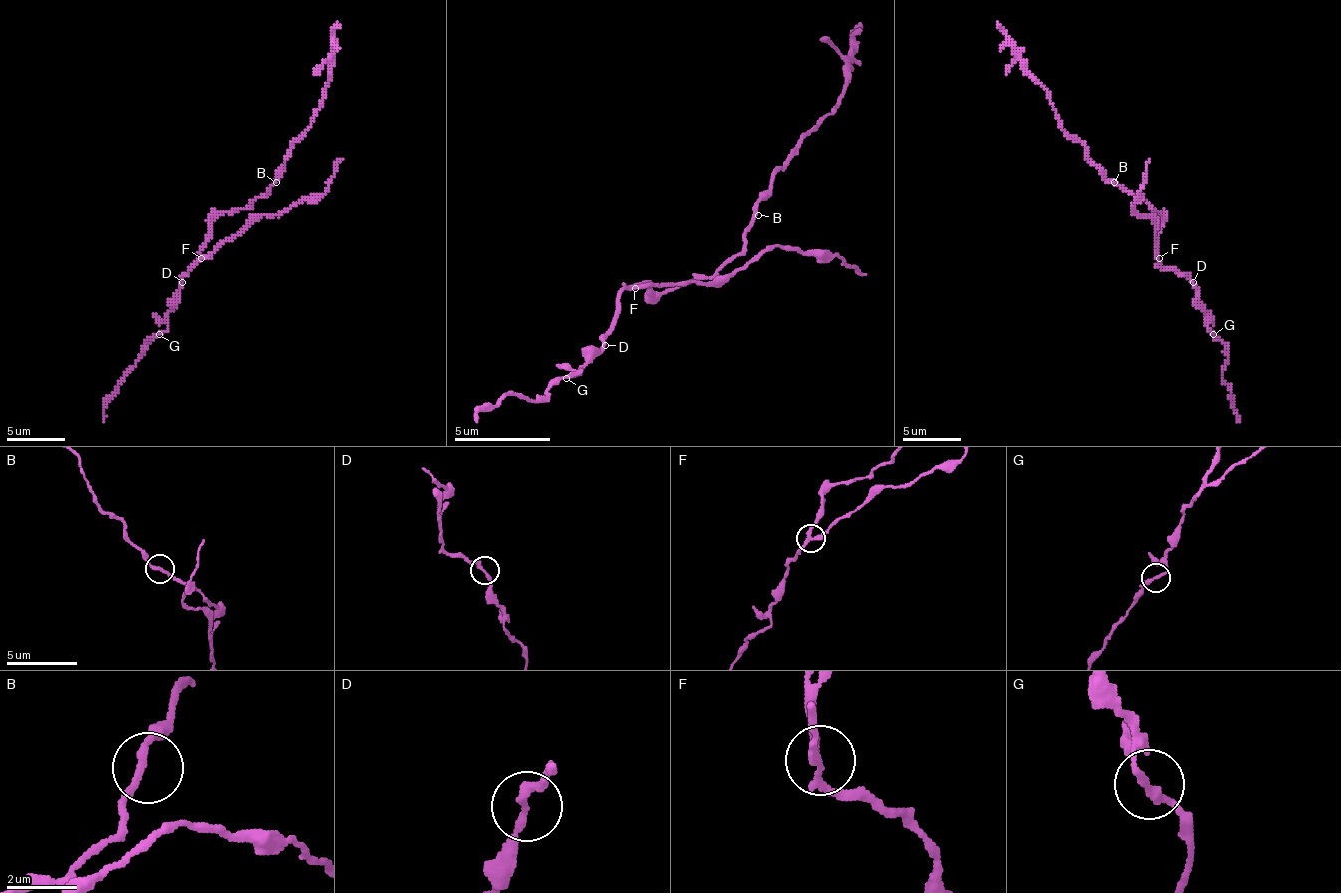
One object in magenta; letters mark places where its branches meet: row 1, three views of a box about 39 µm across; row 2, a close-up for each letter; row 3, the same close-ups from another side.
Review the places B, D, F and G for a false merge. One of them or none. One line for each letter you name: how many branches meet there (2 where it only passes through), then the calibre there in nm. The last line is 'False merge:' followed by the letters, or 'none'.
F: 3 branches meet; 200 nm thick
False merge: F

